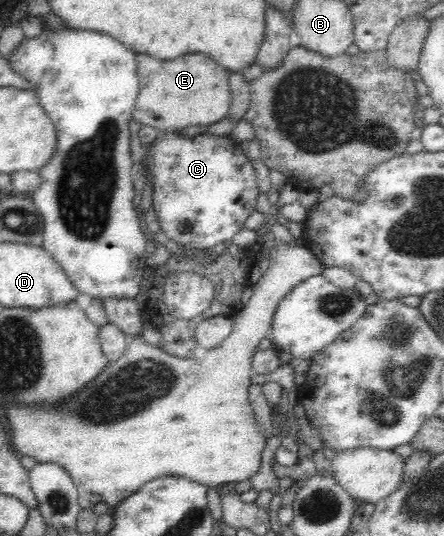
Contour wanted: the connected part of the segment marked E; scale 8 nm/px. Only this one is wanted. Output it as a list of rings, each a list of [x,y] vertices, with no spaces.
[[[137,54],[137,76],[140,84],[133,118],[161,132],[181,131],[189,126],[213,125],[226,118],[232,103],[229,70],[205,54],[185,54],[177,60],[157,60]]]

